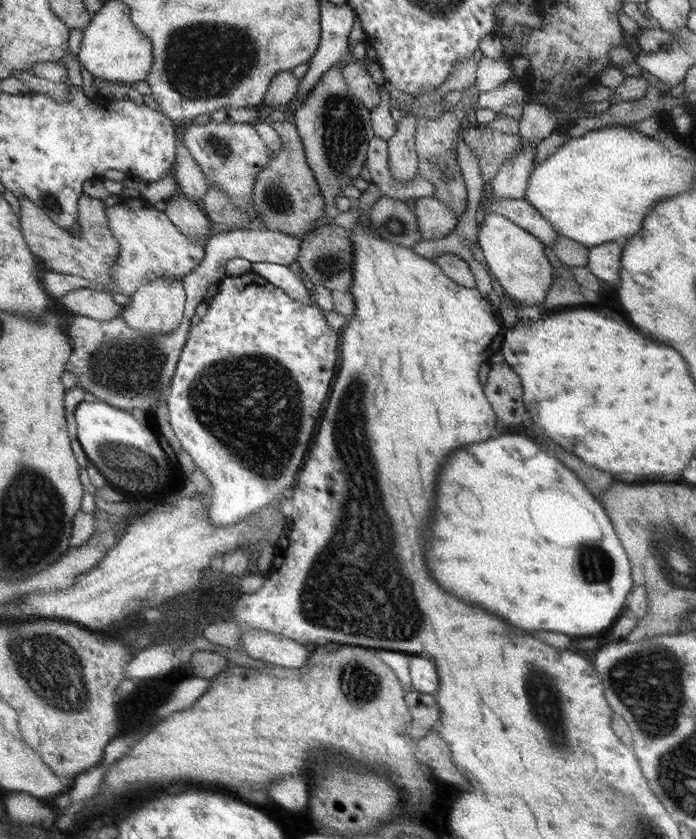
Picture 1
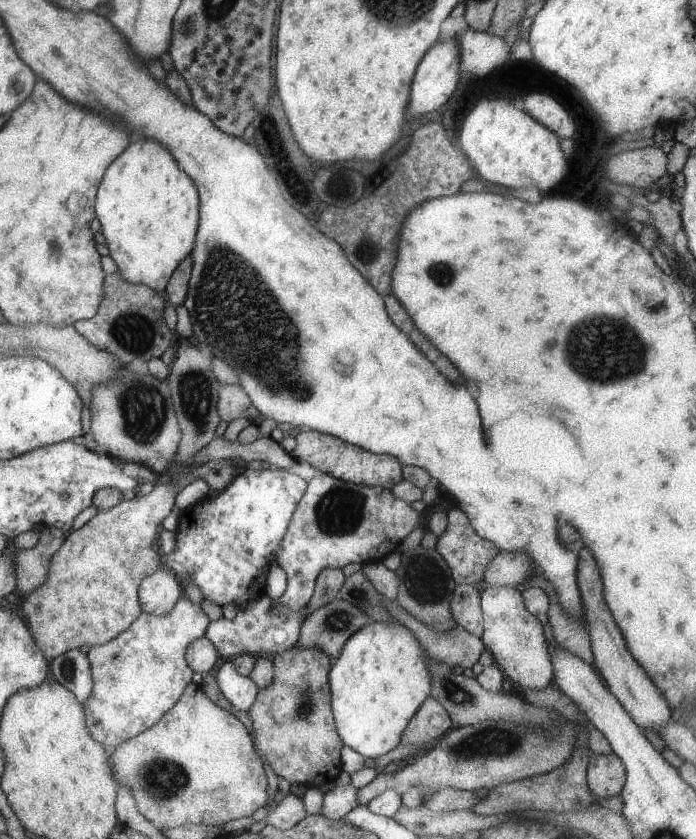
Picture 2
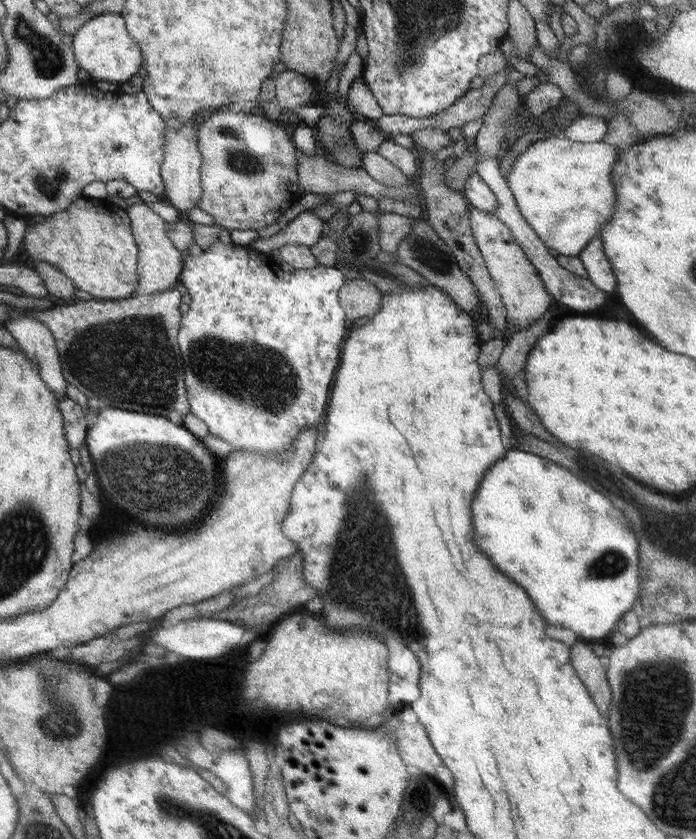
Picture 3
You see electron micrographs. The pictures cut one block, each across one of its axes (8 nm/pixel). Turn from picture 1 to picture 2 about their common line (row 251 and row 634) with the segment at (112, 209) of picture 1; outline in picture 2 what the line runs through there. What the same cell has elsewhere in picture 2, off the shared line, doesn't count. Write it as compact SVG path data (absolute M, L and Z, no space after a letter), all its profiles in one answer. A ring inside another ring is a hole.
M182 594L167 614L155 616L141 611L141 614L115 638L105 644L89 647L85 655L90 664L93 686L91 686L89 698L81 704L89 736L110 751L128 738L137 736L153 726L157 719L177 702L183 688L191 684L192 670L187 666L185 649L189 641L197 640L204 635L209 623L210 620L201 611L201 607L191 604Z

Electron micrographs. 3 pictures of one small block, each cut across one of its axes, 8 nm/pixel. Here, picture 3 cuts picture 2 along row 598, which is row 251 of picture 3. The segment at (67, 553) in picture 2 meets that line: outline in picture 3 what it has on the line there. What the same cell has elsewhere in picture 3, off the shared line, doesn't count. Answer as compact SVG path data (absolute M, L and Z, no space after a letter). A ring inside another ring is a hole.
M79 196L65 210L43 218L41 223L30 224L26 221L22 242L25 254L32 260L39 260L55 267L74 284L75 288L92 294L96 300L128 298L133 295L137 286L138 248L131 232L129 218L124 209L110 204L107 199Z

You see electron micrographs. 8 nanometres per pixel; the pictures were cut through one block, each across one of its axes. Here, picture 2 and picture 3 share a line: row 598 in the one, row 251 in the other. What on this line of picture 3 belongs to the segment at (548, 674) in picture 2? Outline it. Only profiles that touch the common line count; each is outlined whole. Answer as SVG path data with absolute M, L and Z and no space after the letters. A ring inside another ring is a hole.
M469 206L468 218L475 244L486 264L489 276L497 287L506 312L506 321L513 330L528 329L531 323L548 314L551 298L536 268L527 260L511 231L494 214Z

